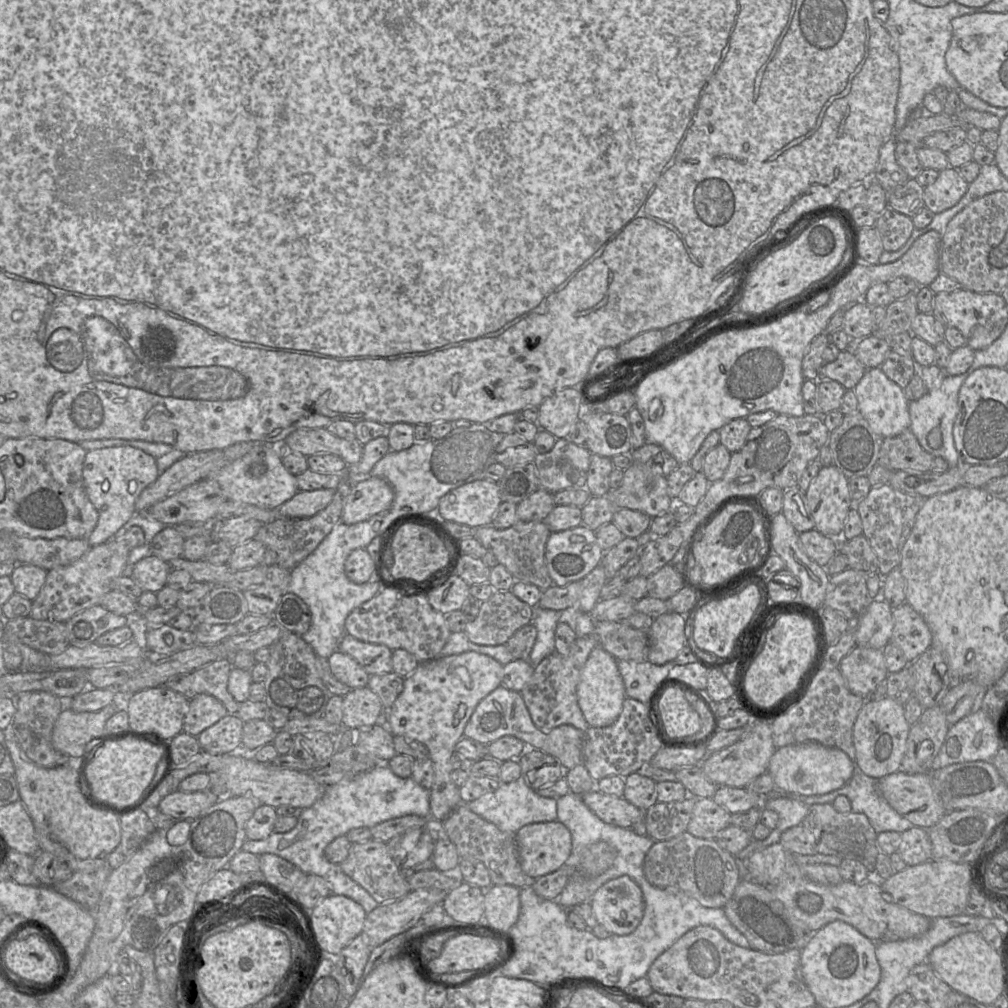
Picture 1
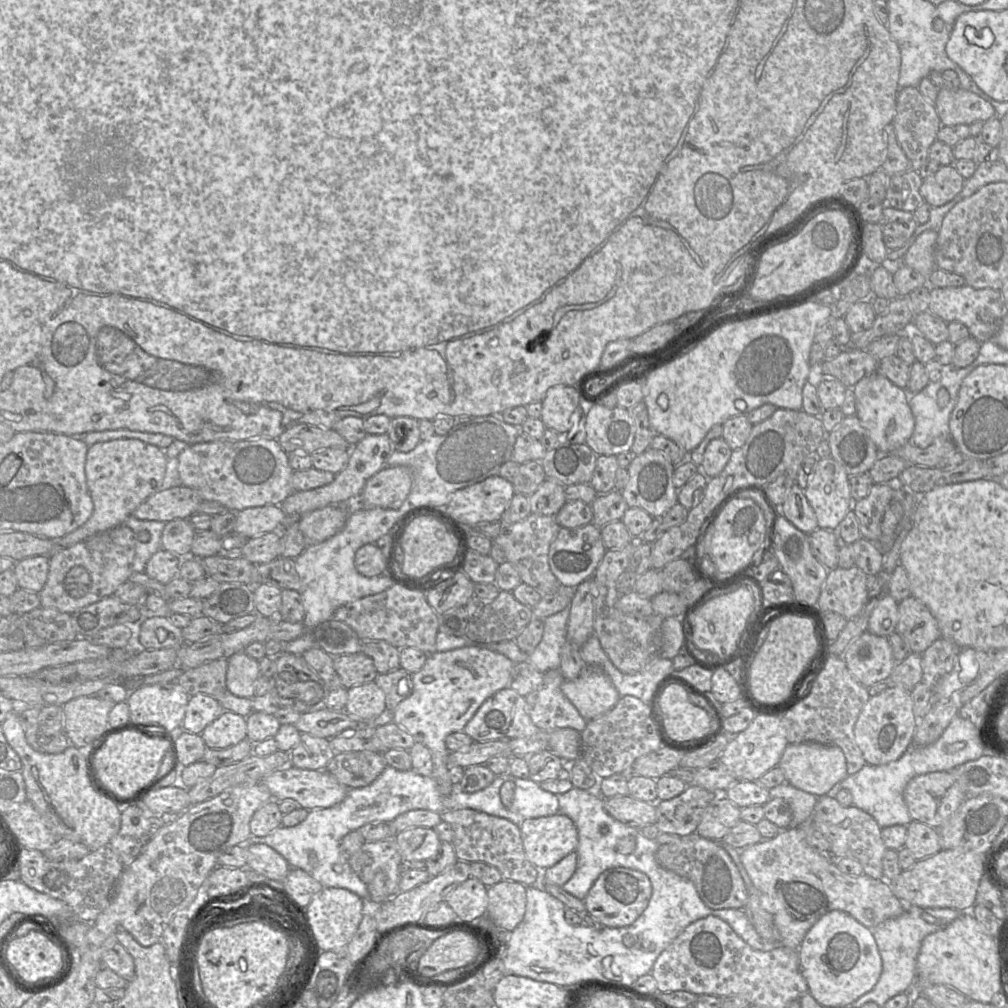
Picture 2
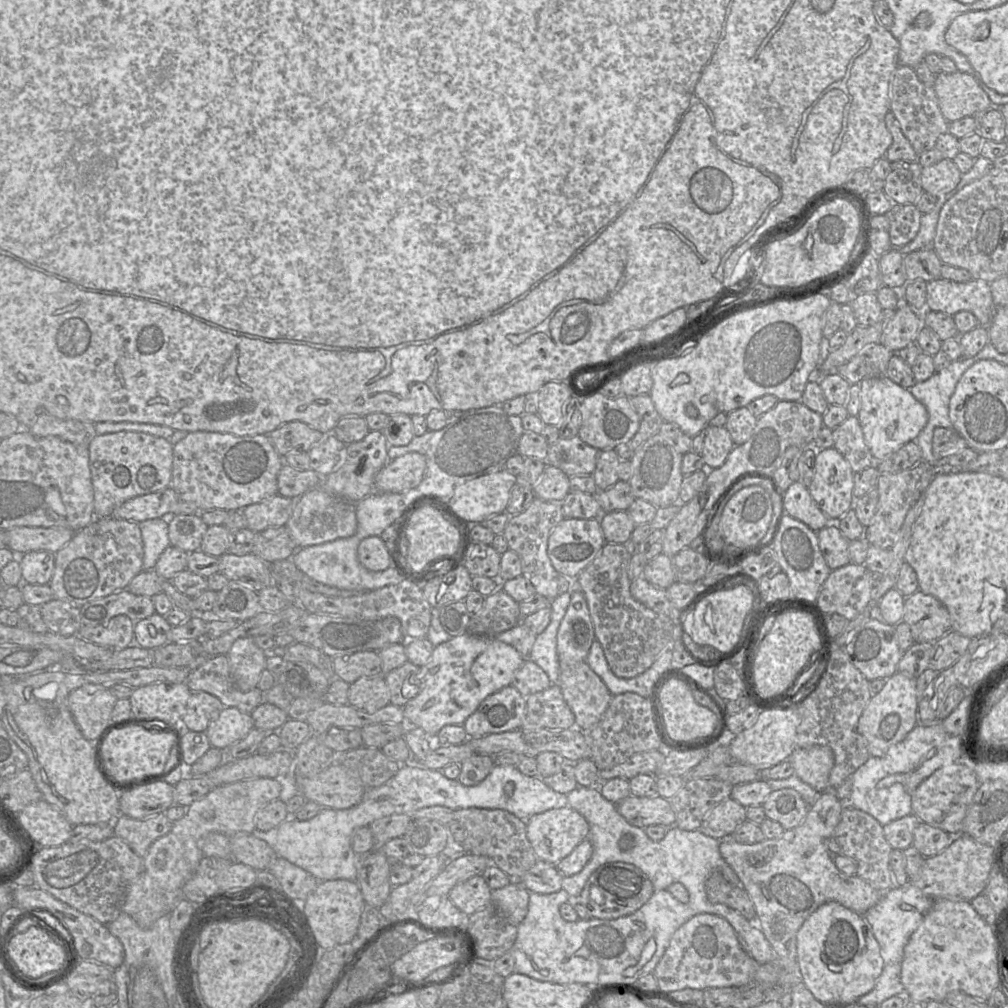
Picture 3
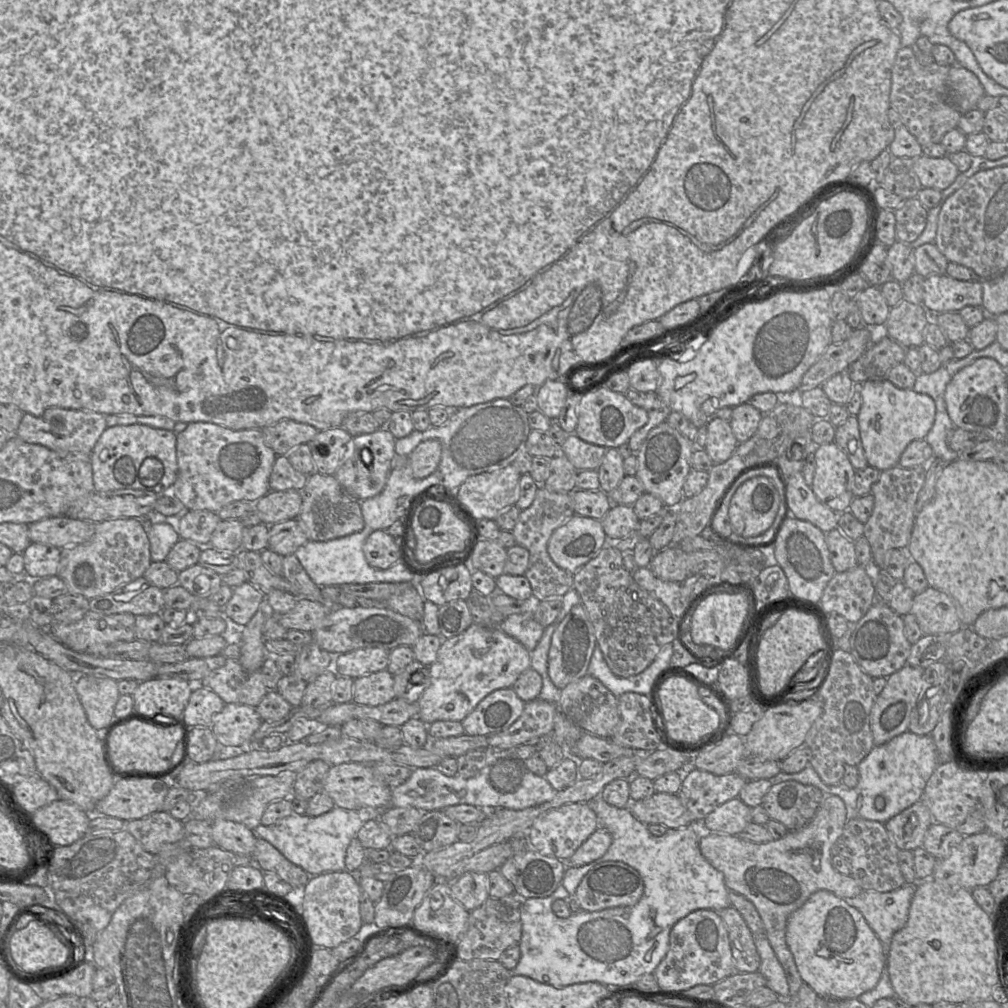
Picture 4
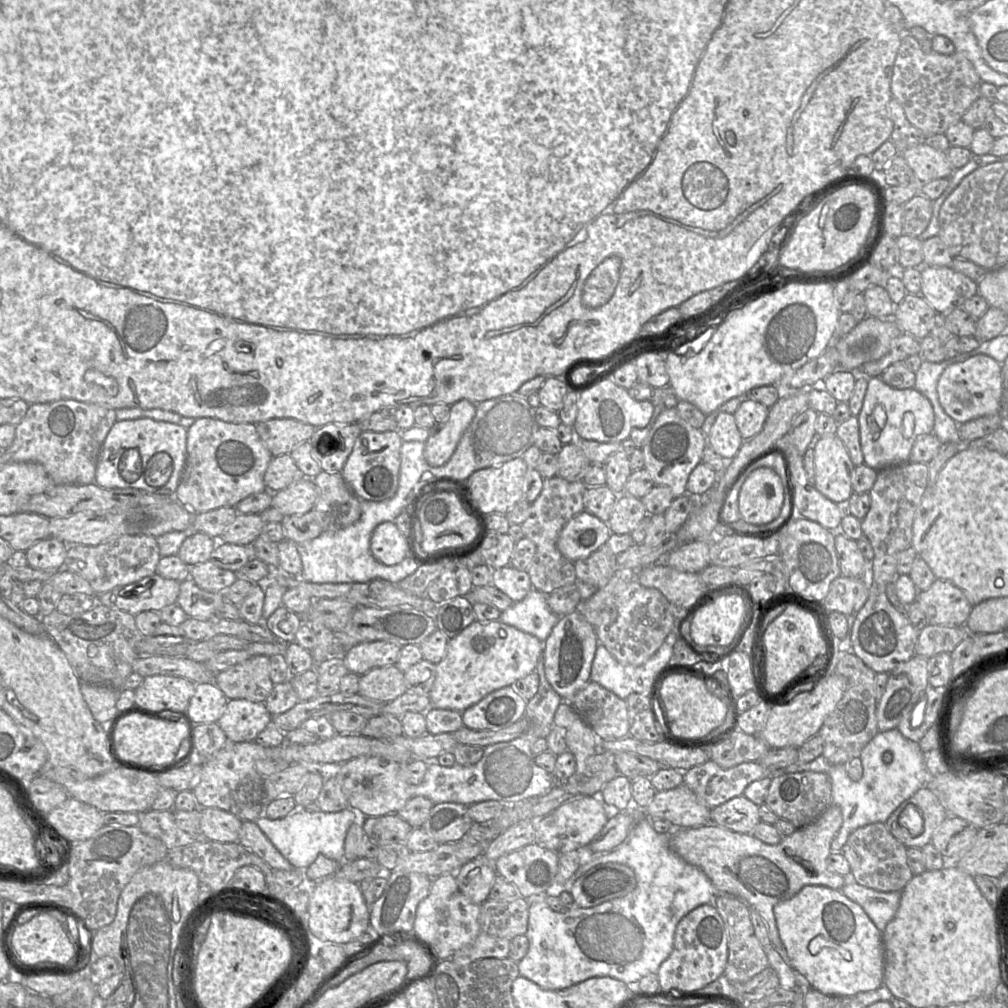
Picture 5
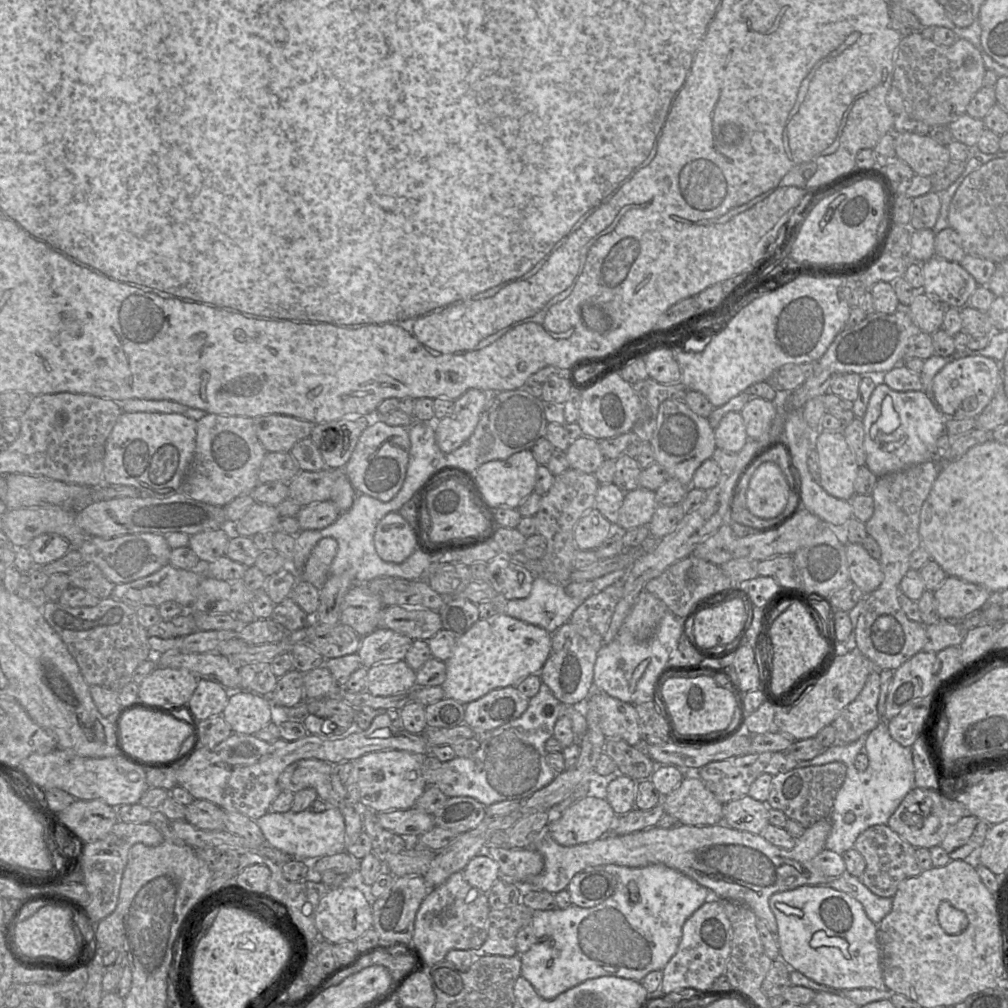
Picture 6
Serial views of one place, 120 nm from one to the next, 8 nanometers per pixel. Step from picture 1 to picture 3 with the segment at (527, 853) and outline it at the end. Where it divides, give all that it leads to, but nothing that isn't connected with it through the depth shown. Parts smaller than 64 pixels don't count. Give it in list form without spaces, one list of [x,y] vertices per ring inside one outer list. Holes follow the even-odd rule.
[[[568,805],[556,807],[531,816],[526,821],[527,838],[537,858],[549,864],[557,864],[567,857],[584,839],[588,839],[589,824],[576,810]]]

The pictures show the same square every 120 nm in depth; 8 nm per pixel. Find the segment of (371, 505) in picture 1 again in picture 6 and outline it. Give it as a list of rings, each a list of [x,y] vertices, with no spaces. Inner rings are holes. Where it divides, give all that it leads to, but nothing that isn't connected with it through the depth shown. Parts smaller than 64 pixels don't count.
[[[468,389],[454,401],[451,413],[435,420],[436,442],[442,452],[450,453],[469,439],[490,395],[480,389]]]

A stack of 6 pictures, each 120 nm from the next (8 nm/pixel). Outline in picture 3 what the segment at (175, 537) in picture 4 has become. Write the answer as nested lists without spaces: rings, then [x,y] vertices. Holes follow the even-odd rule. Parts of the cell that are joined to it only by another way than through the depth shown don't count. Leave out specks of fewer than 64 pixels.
[[[168,517],[139,523],[144,549],[143,570],[153,570],[160,555],[170,546]]]

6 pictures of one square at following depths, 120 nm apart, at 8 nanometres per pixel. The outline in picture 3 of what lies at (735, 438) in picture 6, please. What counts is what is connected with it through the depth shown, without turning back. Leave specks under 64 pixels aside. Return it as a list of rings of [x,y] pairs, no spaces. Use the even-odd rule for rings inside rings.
[[[708,426],[701,456],[707,469],[721,467],[735,444],[726,427]]]

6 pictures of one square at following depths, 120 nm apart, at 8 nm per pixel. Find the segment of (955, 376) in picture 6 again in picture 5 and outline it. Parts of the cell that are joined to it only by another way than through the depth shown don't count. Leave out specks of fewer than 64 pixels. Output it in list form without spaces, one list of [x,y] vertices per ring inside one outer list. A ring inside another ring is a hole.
[[[979,354],[948,366],[938,380],[937,392],[944,411],[960,425],[999,413],[1002,388],[1002,364],[989,355]]]

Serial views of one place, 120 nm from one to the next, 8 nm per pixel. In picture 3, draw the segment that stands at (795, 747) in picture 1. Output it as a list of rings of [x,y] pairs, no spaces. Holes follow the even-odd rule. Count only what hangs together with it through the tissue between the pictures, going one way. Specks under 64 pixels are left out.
[[[814,745],[796,748],[789,759],[794,775],[817,792],[829,788],[829,775],[834,766],[834,753],[828,746]]]

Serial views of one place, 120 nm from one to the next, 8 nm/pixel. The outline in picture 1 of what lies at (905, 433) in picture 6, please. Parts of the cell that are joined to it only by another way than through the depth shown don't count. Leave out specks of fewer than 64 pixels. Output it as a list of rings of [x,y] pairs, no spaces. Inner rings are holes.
[[[880,367],[867,369],[853,390],[858,400],[858,412],[875,433],[883,438],[891,438],[910,429],[910,402],[905,397],[904,389],[889,379]]]

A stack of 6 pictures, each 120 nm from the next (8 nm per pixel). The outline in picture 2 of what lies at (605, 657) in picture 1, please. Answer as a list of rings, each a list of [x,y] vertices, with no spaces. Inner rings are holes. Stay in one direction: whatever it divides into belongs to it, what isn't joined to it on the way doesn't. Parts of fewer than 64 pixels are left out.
[[[586,666],[576,679],[564,680],[561,690],[586,721],[607,713],[620,698],[611,680],[597,667]]]

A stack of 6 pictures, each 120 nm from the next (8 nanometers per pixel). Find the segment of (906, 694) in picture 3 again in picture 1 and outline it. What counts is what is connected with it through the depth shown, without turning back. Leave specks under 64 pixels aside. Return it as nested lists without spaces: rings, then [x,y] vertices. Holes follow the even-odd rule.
[[[888,696],[880,700],[866,699],[852,729],[857,770],[876,780],[901,770],[910,728],[904,716],[904,705]]]

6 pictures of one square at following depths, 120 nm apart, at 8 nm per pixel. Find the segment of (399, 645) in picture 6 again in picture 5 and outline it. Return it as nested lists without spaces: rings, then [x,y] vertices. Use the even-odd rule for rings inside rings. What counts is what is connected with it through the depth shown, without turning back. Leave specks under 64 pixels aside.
[[[388,641],[362,642],[346,649],[343,660],[349,672],[361,676],[373,668],[395,665],[401,647]]]

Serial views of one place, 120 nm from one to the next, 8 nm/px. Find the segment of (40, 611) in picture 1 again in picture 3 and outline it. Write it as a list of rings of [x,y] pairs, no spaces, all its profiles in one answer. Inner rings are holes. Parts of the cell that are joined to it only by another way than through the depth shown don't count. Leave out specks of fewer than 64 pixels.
[[[113,517],[94,519],[88,526],[75,532],[69,543],[55,553],[54,571],[49,583],[53,598],[81,607],[92,600],[126,589],[131,580],[143,571],[143,556],[139,523]]]

